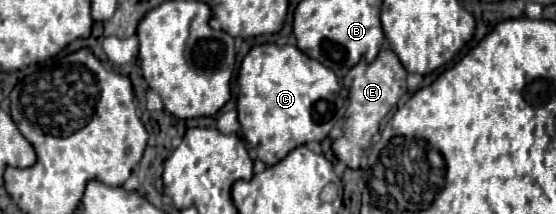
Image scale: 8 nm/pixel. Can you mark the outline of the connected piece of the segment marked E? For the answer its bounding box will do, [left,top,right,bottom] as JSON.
[333,46,407,168]

